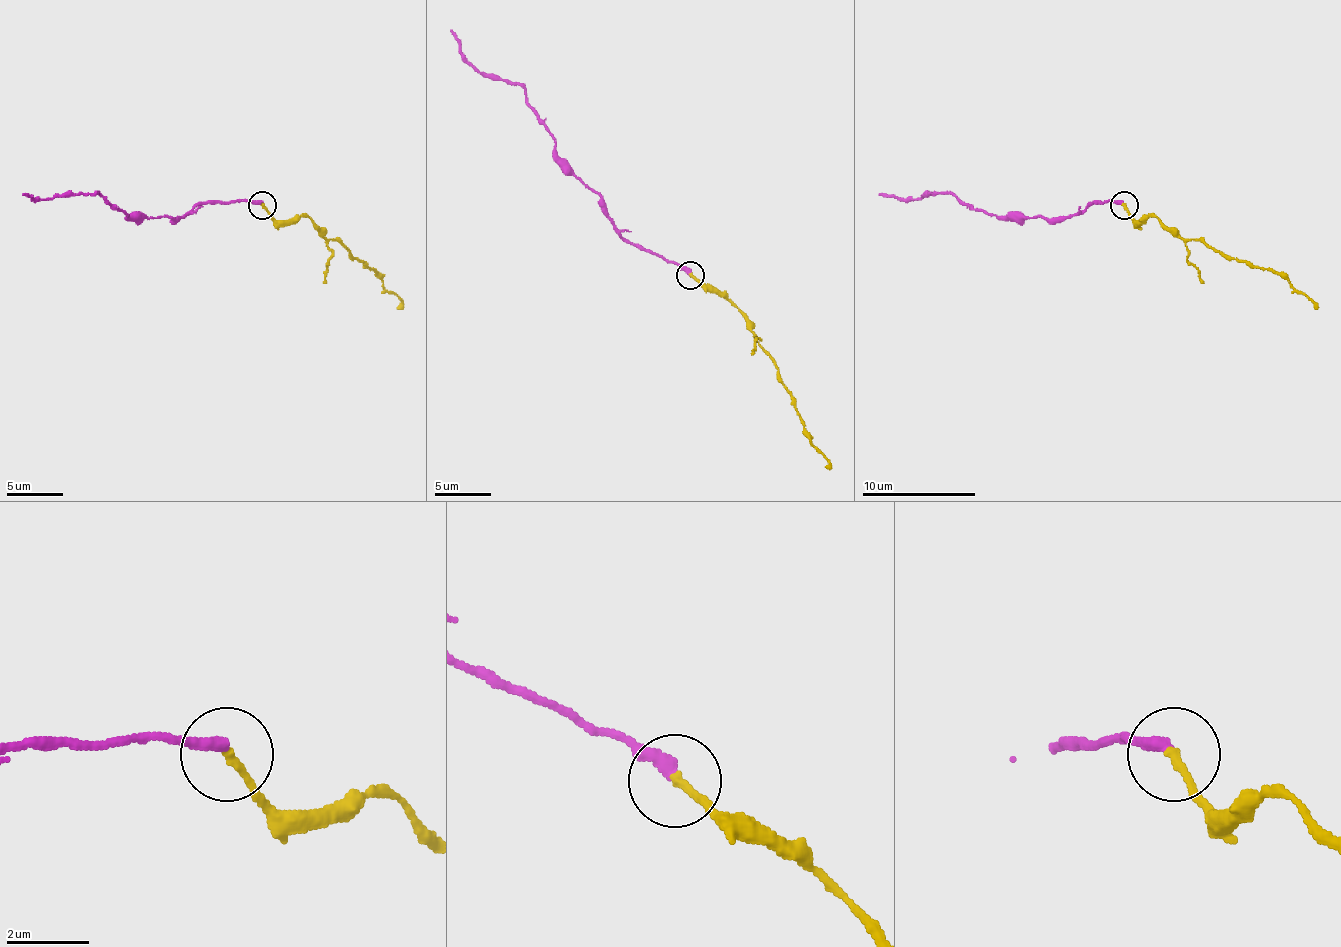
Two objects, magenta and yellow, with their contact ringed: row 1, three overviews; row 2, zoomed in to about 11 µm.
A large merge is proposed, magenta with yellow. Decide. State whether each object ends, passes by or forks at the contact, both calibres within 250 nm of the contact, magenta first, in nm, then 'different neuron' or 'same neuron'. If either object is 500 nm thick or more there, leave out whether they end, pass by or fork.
magenta ends; yellow ends; calibres 340 and 200 nm; same neuron

